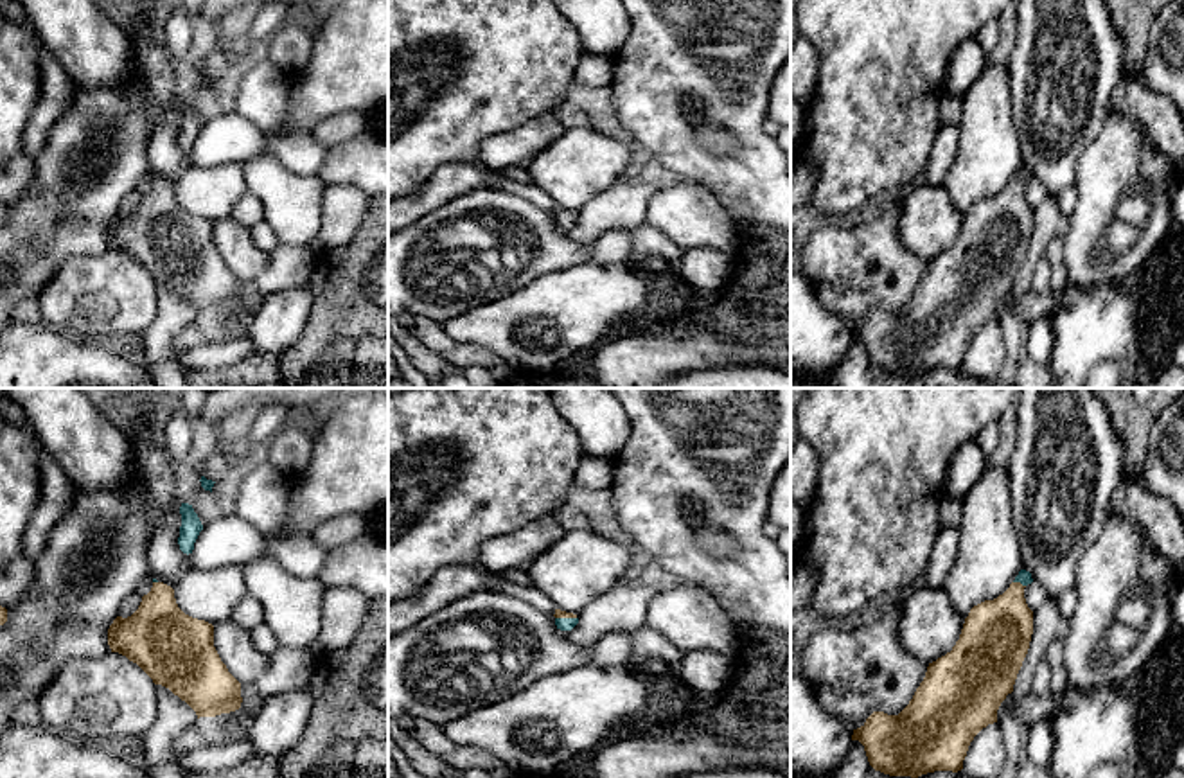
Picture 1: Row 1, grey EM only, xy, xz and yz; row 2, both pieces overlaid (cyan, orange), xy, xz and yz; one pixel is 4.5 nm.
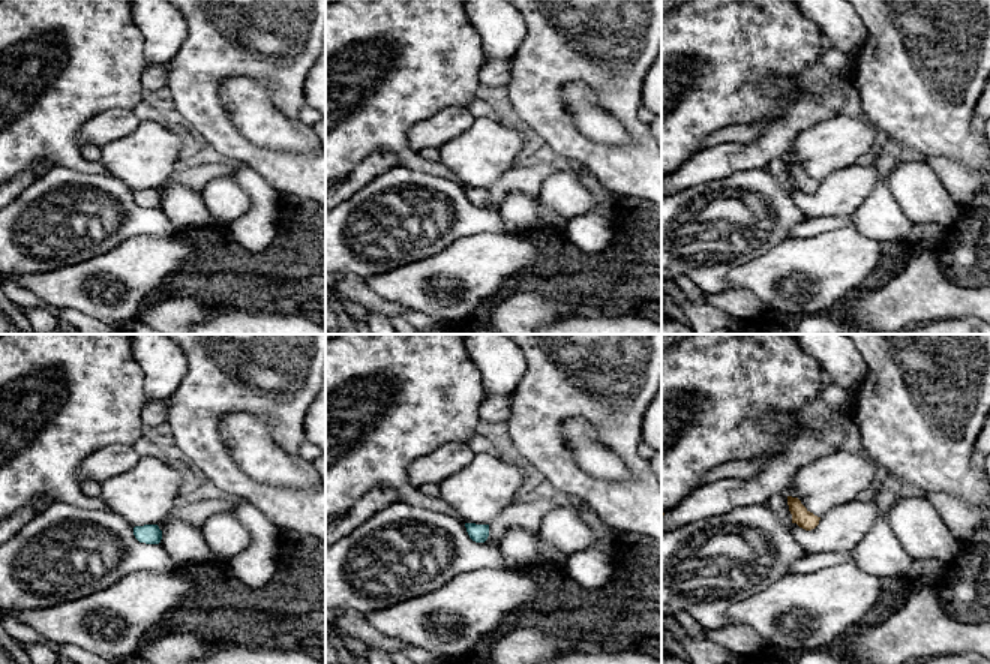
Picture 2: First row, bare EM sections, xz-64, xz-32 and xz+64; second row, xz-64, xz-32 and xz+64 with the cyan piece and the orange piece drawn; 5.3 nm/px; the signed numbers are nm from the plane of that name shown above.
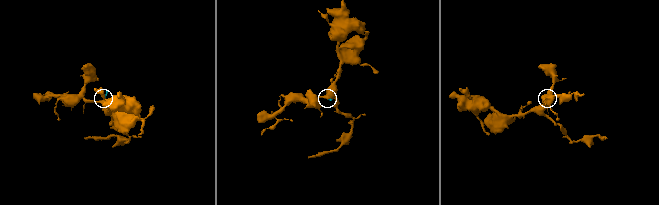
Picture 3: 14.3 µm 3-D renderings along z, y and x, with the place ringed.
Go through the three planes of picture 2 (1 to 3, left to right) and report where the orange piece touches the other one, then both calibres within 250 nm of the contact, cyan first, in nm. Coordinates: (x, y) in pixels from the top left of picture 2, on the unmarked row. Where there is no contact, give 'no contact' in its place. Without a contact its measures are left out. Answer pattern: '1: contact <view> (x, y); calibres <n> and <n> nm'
1: no contact
2: no contact
3: no contact

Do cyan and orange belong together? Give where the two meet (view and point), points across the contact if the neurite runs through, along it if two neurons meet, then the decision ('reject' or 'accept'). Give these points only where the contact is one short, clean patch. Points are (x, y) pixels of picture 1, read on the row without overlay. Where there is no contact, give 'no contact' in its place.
meets cyan in yz at (1019, 178); runs through yz (1024, 175), (1019, 178), (1007, 220), (998, 229); accept

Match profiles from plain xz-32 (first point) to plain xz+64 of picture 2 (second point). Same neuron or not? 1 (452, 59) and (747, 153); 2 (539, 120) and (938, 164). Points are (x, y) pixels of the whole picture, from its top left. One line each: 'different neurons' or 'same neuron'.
1: different neurons
2: different neurons

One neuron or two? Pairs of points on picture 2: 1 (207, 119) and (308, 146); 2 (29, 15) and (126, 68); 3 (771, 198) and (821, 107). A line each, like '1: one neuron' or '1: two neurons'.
1: two neurons
2: one neuron
3: two neurons

